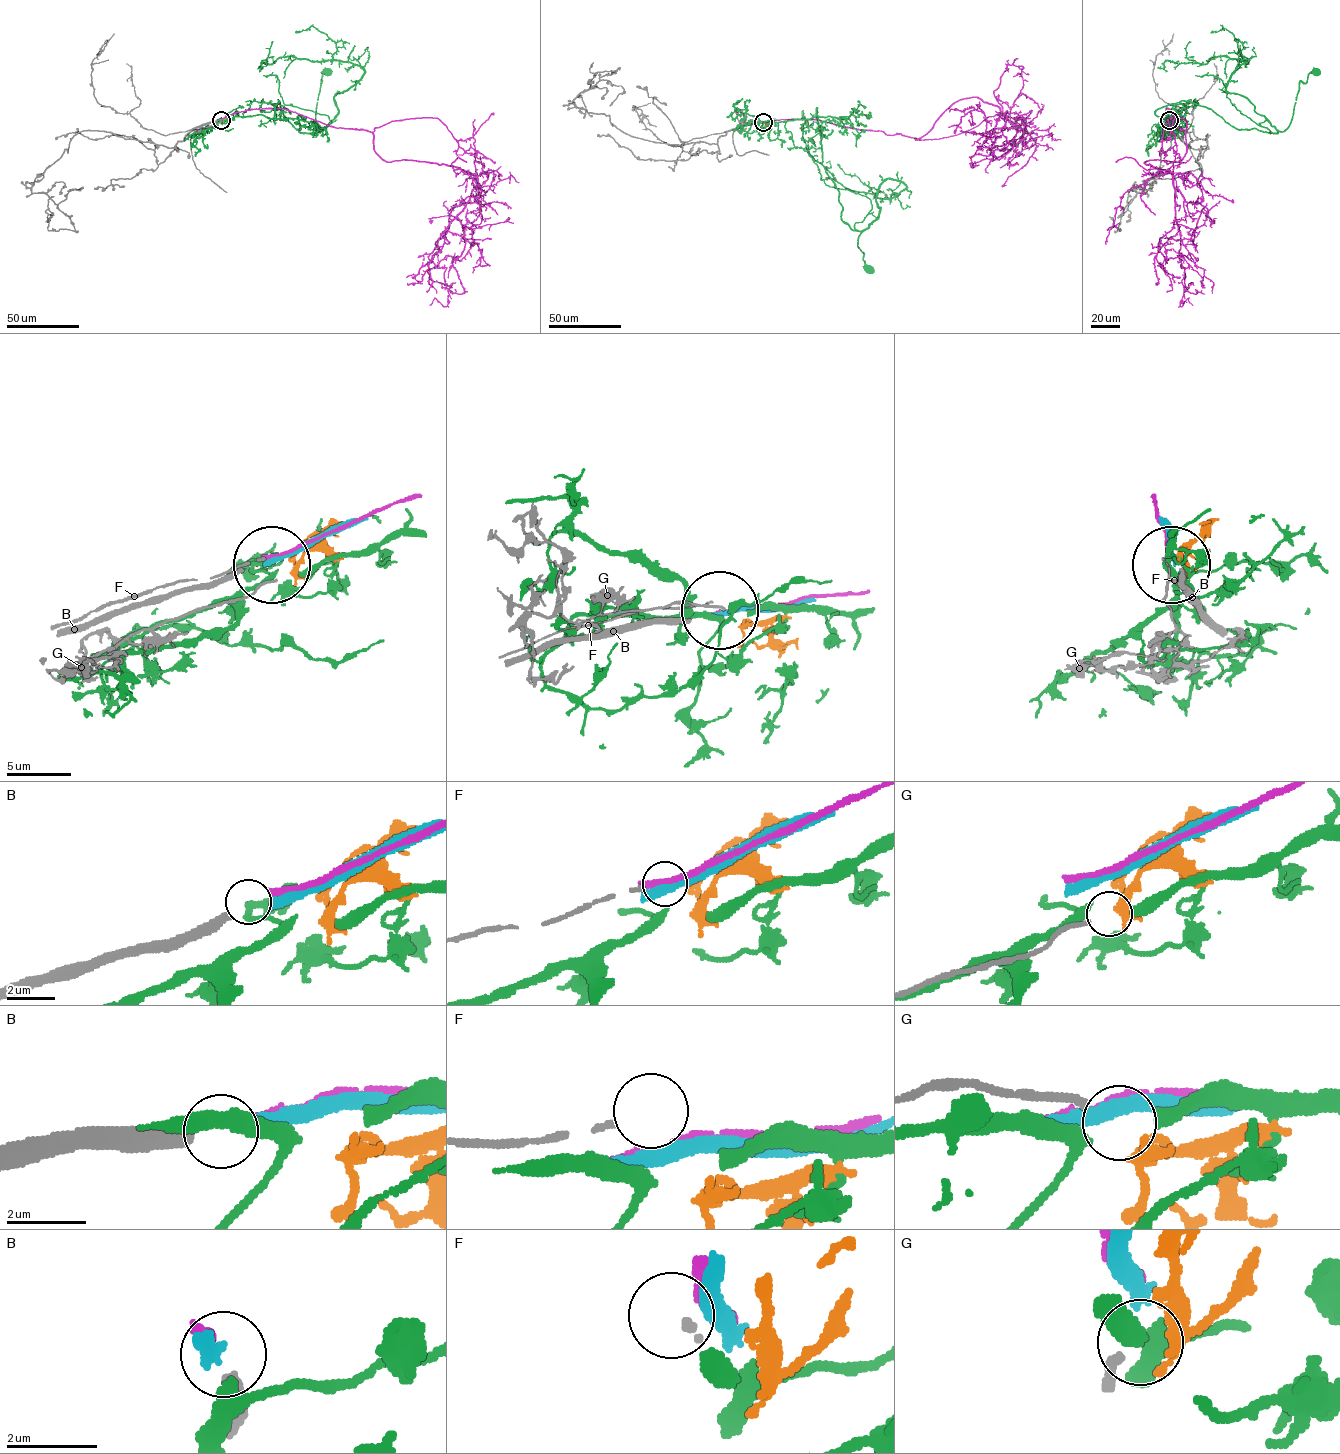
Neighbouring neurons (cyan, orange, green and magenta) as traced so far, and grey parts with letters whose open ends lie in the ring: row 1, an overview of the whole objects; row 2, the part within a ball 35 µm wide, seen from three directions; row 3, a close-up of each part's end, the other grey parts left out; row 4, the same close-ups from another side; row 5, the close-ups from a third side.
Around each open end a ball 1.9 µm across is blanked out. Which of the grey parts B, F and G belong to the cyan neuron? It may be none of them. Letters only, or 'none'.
B

